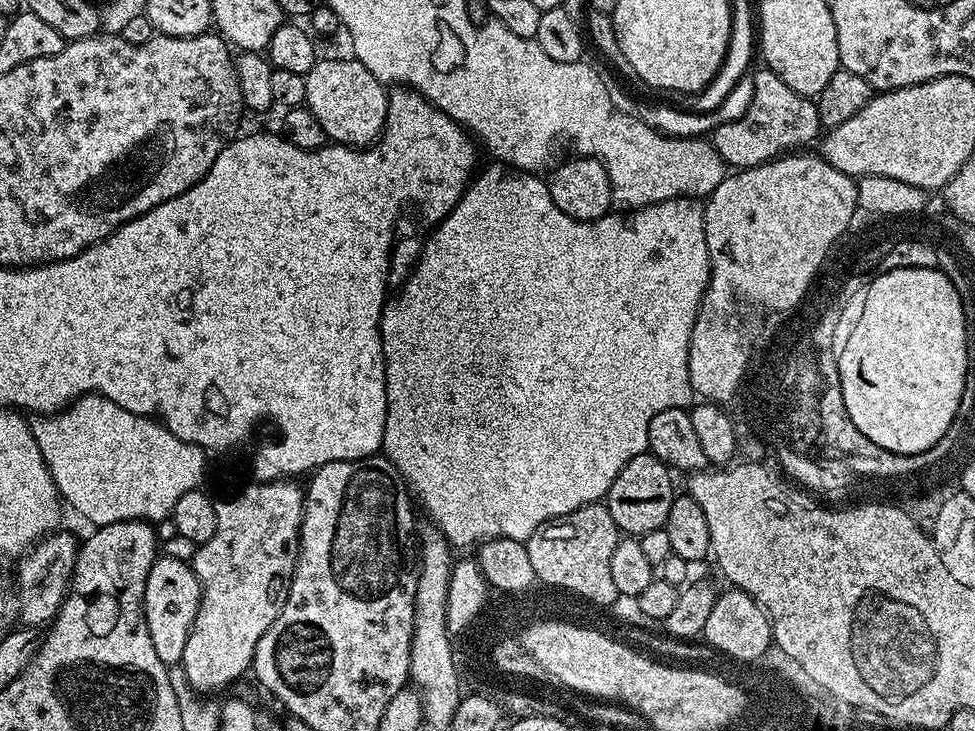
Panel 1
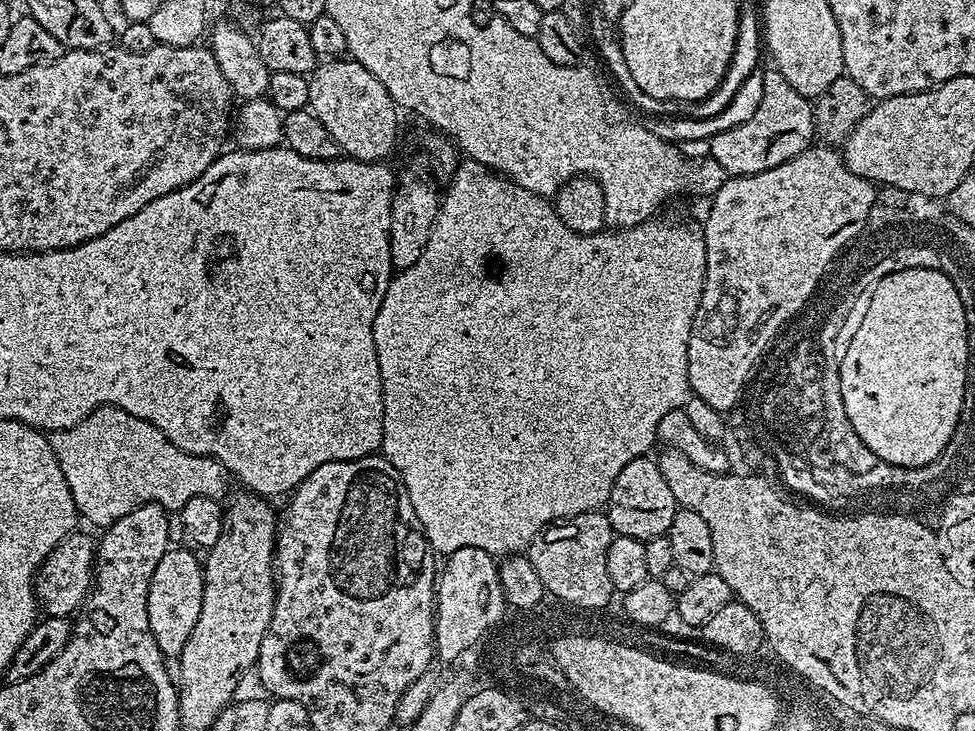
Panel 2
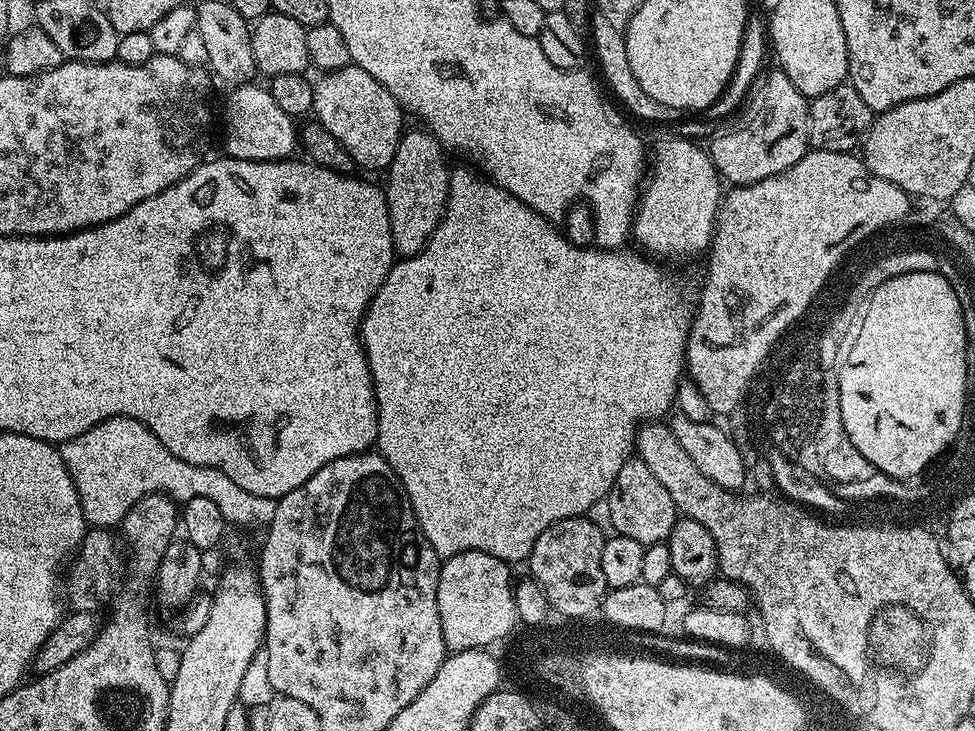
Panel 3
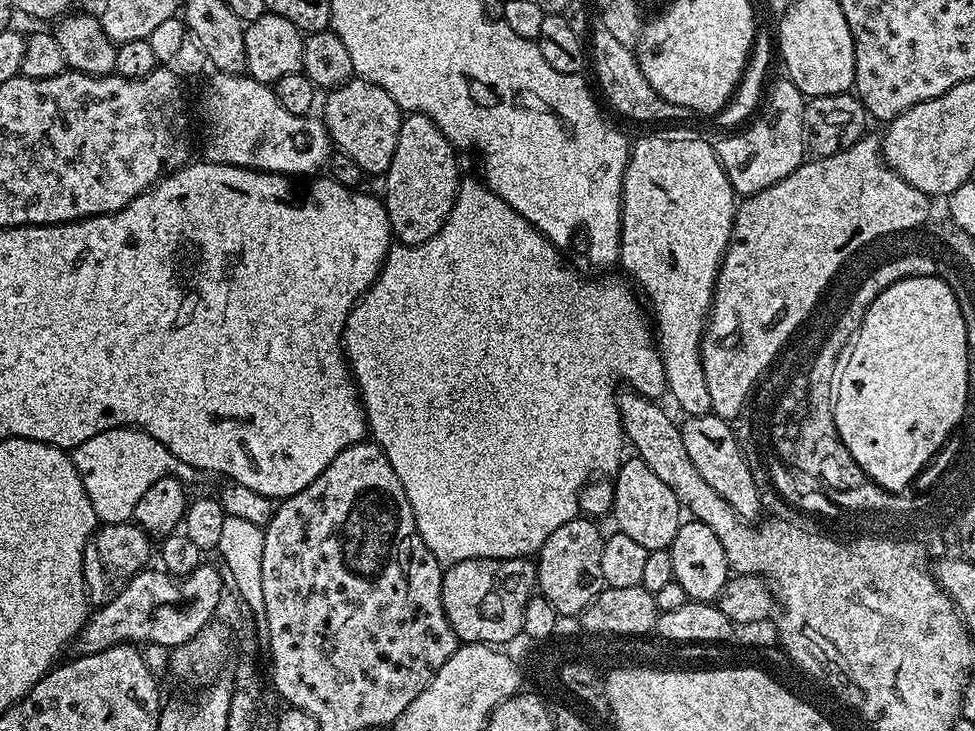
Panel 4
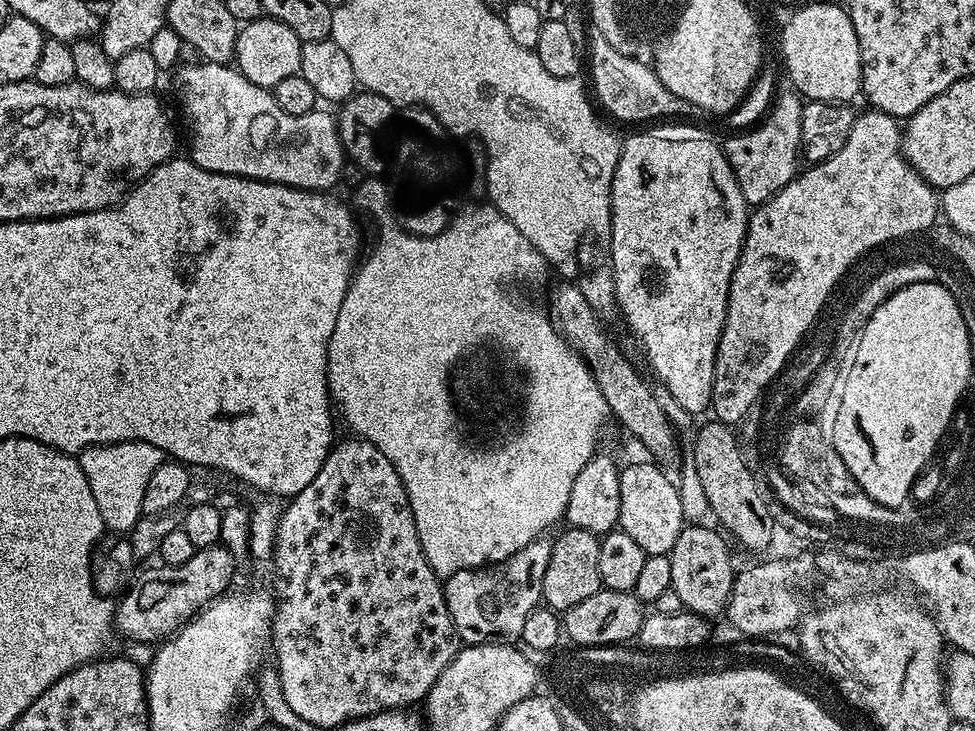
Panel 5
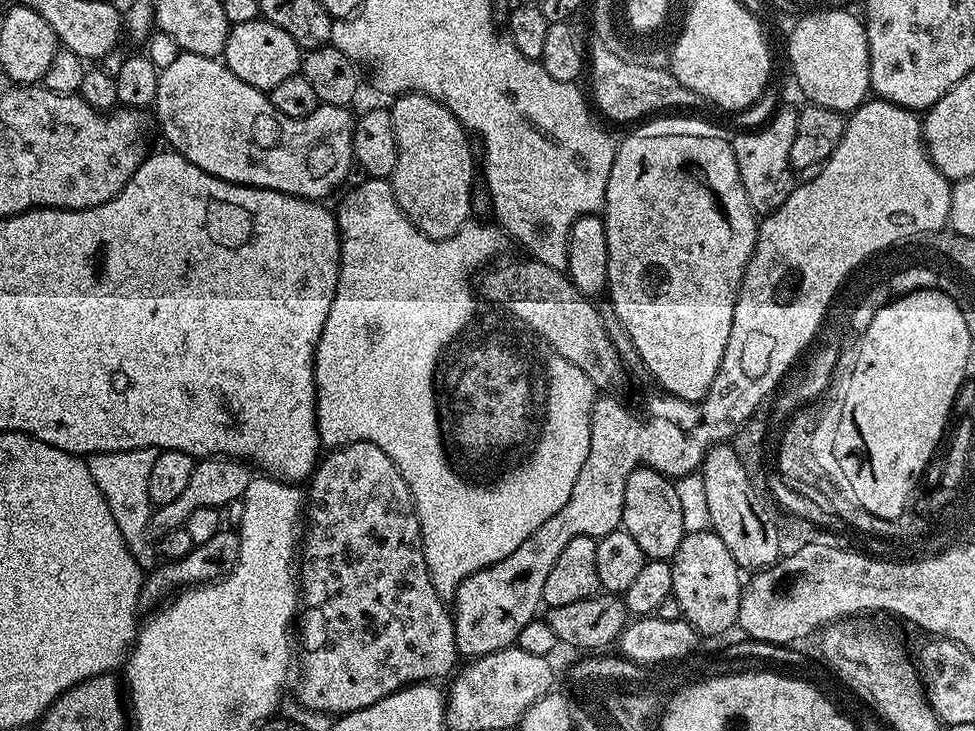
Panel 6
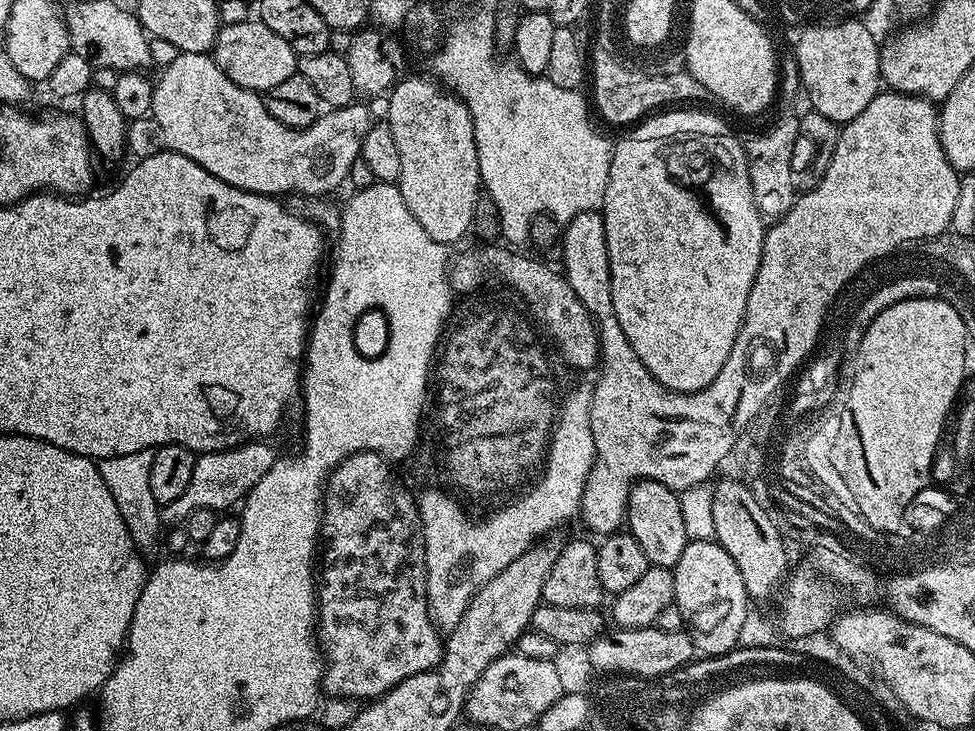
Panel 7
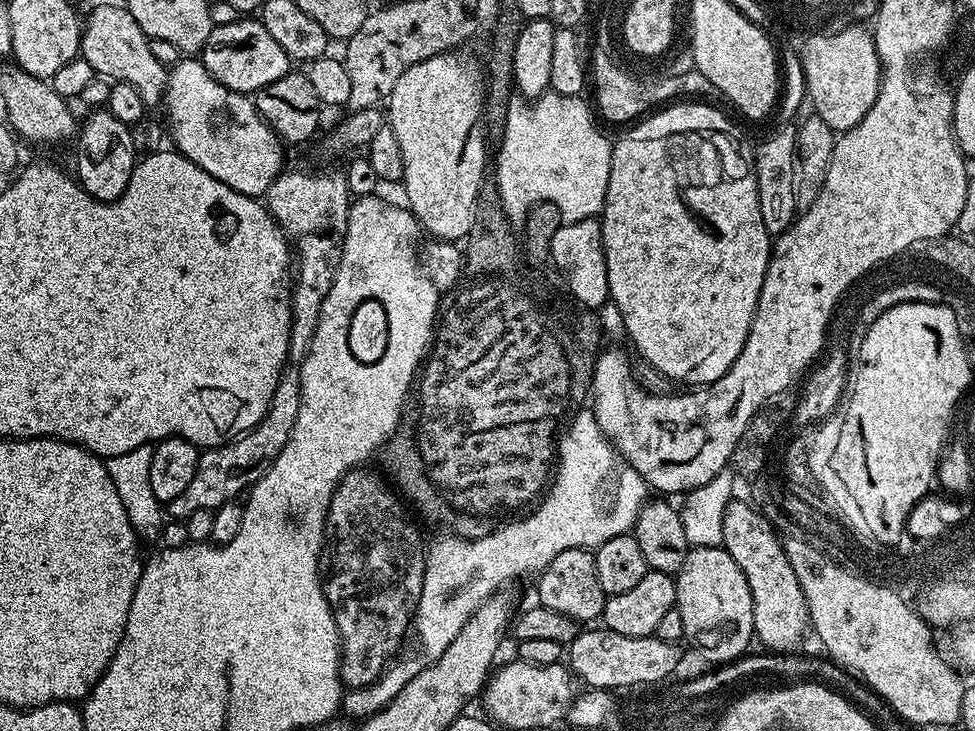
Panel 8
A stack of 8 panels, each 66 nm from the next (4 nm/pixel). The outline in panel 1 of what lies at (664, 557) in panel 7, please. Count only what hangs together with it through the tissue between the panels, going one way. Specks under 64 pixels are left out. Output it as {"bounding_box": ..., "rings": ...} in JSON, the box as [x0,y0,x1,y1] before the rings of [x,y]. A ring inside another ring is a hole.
{"bounding_box":[606,451,674,538],"rings":[[[649,451],[638,454],[638,458],[630,458],[630,462],[626,462],[622,470],[618,470],[618,478],[614,478],[614,486],[610,486],[606,503],[610,518],[614,518],[621,533],[639,538],[650,530],[658,530],[664,526],[674,499],[671,475],[673,476],[673,473],[668,465]]]}

